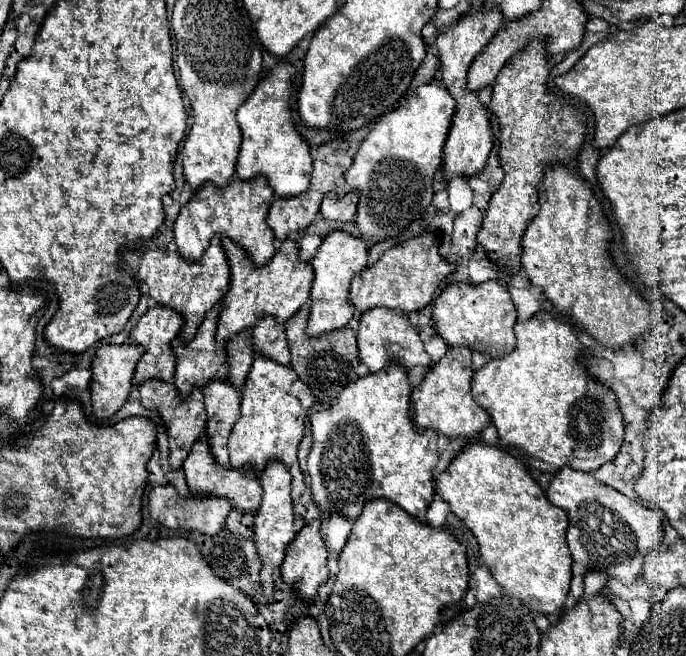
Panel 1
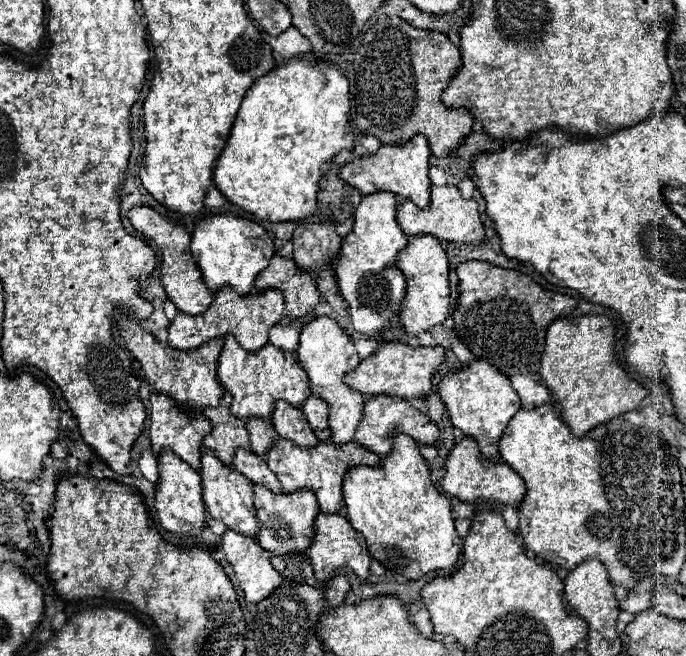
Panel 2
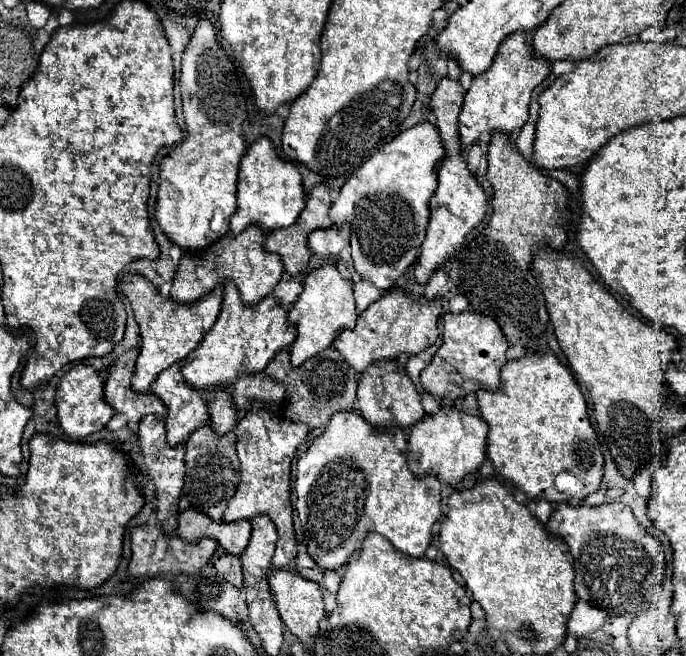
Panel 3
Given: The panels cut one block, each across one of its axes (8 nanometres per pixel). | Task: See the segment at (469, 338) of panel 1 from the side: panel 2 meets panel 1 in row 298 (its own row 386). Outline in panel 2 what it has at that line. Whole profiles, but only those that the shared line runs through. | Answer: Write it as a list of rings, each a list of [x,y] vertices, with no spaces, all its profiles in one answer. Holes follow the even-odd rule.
[[[474,358],[466,368],[448,372],[438,384],[438,394],[450,412],[452,424],[458,430],[462,430],[466,436],[472,436],[478,442],[480,452],[484,456],[498,462],[500,460],[498,442],[500,442],[508,422],[514,418],[514,414],[522,406],[518,394],[510,386],[508,376],[504,376],[494,366],[490,366],[486,360]]]

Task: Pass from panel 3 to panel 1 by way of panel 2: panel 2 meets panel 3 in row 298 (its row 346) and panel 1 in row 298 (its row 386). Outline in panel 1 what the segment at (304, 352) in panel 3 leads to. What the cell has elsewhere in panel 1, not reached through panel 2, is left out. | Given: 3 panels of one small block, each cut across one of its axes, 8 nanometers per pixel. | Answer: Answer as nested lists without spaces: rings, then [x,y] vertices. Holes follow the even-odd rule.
[[[332,230],[324,236],[318,252],[312,258],[314,266],[314,286],[310,292],[310,318],[308,318],[308,336],[320,336],[330,330],[344,328],[354,316],[354,306],[348,300],[350,280],[358,270],[364,270],[368,264],[368,242],[356,238],[344,230]]]

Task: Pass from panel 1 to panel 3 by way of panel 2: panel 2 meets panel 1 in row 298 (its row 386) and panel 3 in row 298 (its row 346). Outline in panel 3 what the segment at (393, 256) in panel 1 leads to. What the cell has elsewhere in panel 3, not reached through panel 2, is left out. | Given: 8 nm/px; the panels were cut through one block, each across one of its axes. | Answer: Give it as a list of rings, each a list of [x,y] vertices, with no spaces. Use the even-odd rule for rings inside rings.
[[[388,290],[384,292],[374,304],[370,304],[356,322],[354,330],[344,330],[334,340],[334,348],[346,358],[346,362],[362,374],[372,362],[378,360],[396,360],[402,354],[412,356],[416,352],[426,350],[438,338],[438,316],[440,316],[442,298],[428,300],[424,296],[412,298],[408,292],[402,290]]]

